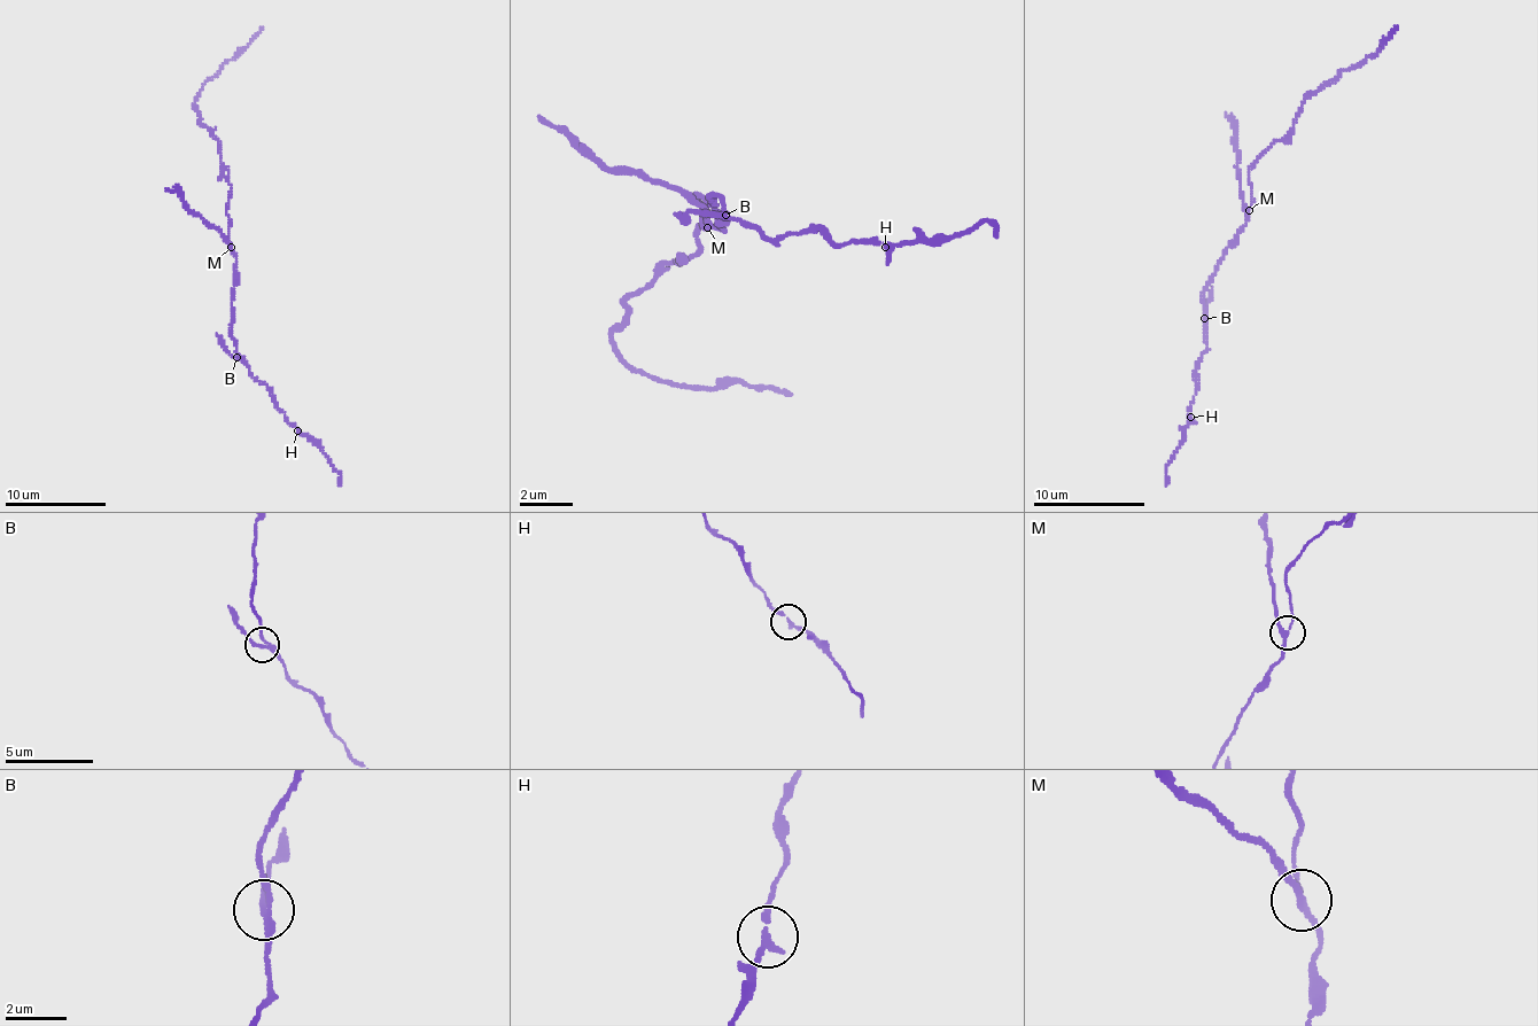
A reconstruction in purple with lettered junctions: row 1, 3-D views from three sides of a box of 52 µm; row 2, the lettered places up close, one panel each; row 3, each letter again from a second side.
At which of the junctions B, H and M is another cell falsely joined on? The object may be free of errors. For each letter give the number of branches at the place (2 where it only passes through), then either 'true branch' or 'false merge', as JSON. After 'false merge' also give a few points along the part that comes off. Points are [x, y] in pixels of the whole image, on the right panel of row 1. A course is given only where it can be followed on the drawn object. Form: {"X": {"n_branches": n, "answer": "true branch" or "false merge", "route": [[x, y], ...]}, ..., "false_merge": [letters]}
{"B": {"n_branches": 3, "answer": "true branch"}, "H": {"n_branches": 2, "answer": "true branch"}, "M": {"n_branches": 3, "answer": "false merge", "route": [[1249, 210], [1251, 164], [1284, 135], [1299, 109], [1323, 85], [1377, 52], [1397, 26]]}, "false_merge": ["M"]}

